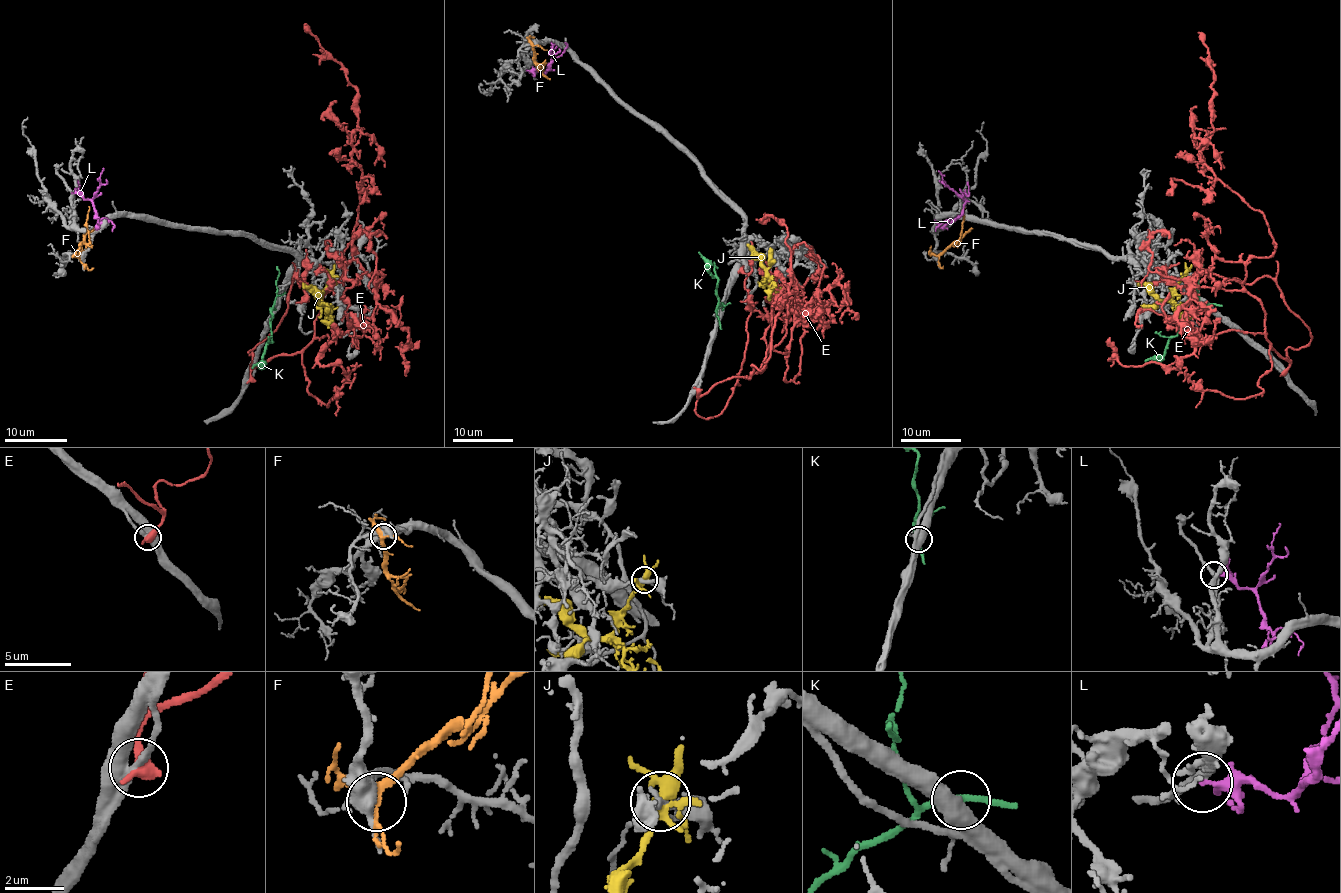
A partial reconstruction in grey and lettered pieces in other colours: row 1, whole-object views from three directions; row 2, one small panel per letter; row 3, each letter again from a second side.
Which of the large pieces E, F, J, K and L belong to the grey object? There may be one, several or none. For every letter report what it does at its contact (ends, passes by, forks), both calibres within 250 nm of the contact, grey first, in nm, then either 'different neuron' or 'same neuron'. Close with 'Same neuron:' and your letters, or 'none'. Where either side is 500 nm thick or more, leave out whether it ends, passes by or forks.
E: 360/600 nm | different neuron
F: it forks | 420/200 nm | different neuron
J: it forks | 260/340 nm | different neuron
K: 550/200 nm | different neuron
L: it passes by | 240/200 nm | different neuron
Same neuron: none

